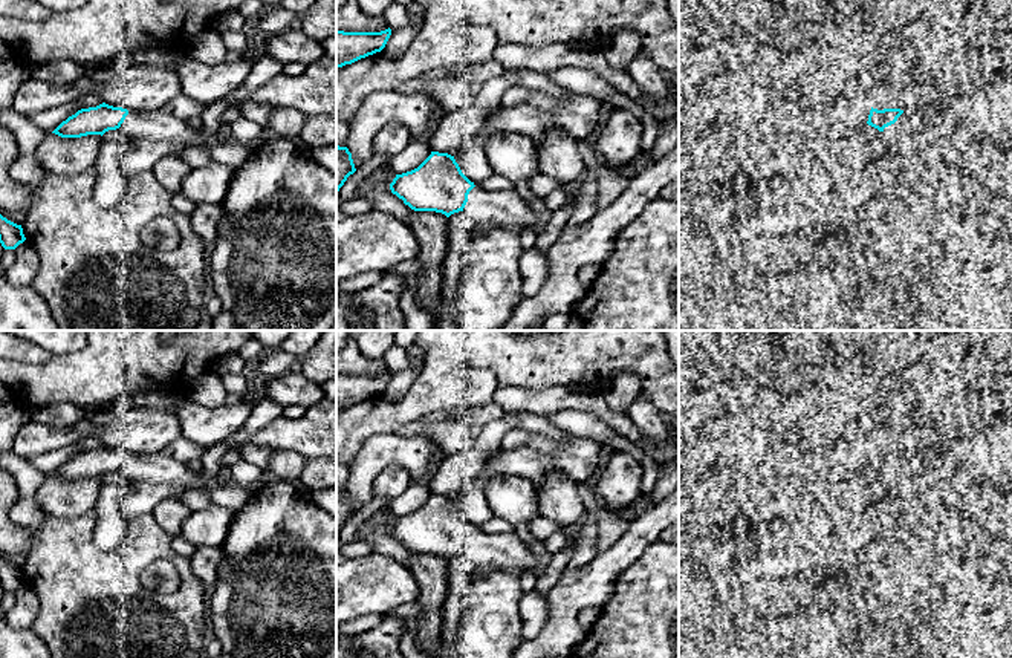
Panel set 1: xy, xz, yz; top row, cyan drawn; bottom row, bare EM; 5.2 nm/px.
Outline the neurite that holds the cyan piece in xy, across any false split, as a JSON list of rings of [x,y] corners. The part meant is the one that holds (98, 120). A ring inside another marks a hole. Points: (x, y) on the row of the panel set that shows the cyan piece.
[[[102,103],[78,110],[52,133],[61,138],[81,138],[87,135],[102,136],[109,130],[116,130],[119,136],[151,138],[205,148],[211,161],[234,168],[249,161],[255,151],[255,145],[240,144],[226,130],[206,133],[202,127],[190,125],[167,107],[156,112],[128,112]]]

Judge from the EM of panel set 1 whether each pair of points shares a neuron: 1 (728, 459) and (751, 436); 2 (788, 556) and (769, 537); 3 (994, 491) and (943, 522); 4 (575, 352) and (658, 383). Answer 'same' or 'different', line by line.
1: same
2: different
3: different
4: same

